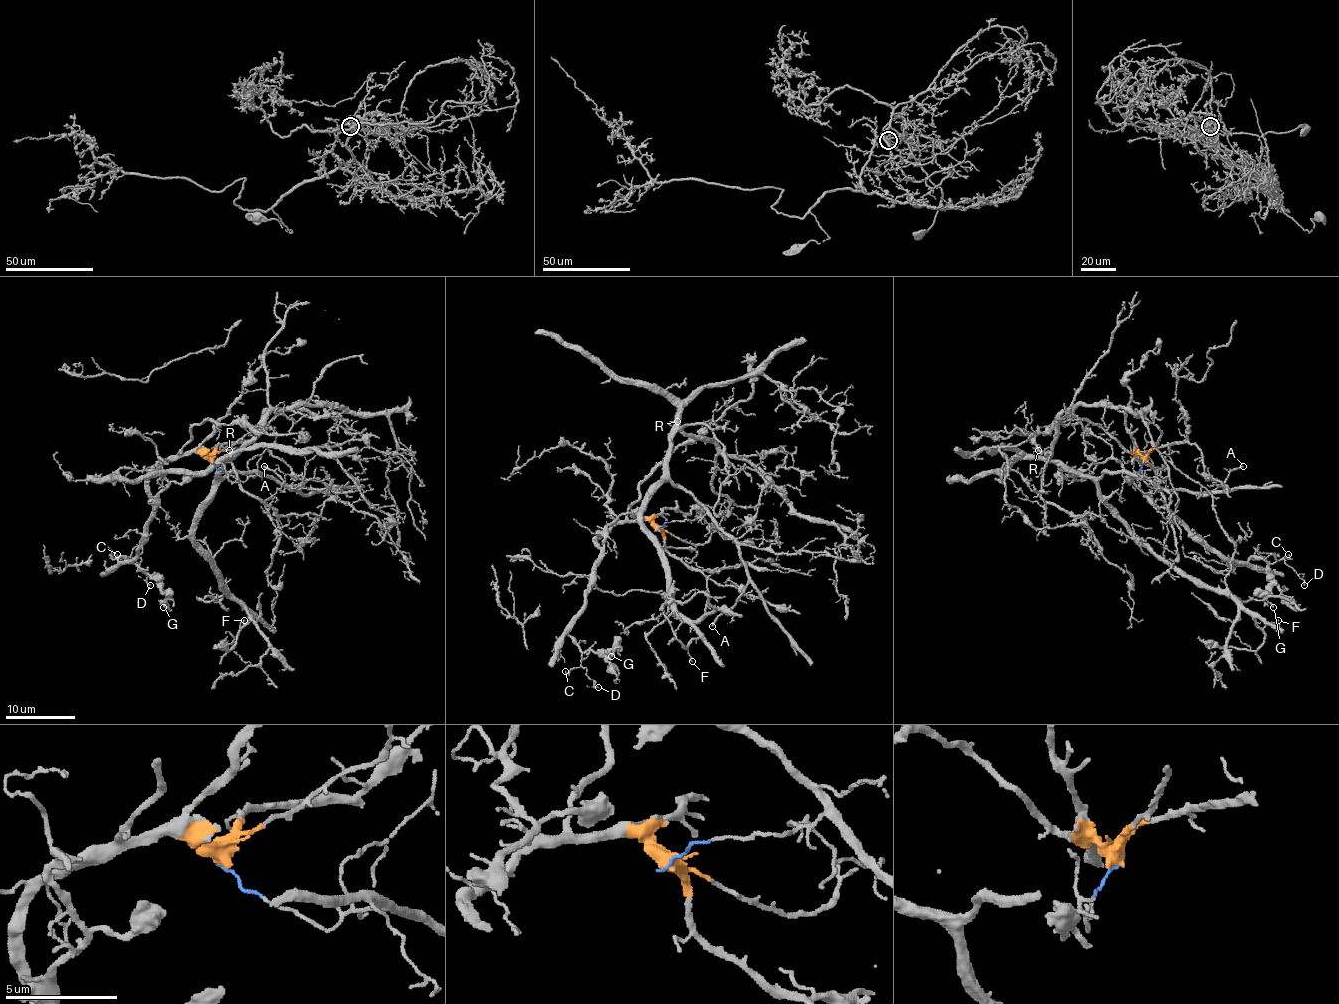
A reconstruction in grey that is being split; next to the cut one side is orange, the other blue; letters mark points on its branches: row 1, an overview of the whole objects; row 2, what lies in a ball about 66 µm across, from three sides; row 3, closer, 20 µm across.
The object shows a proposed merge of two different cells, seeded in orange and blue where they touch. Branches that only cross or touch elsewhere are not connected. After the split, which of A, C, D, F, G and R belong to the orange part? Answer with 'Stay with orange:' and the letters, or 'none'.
Stay with orange: C, D, G

